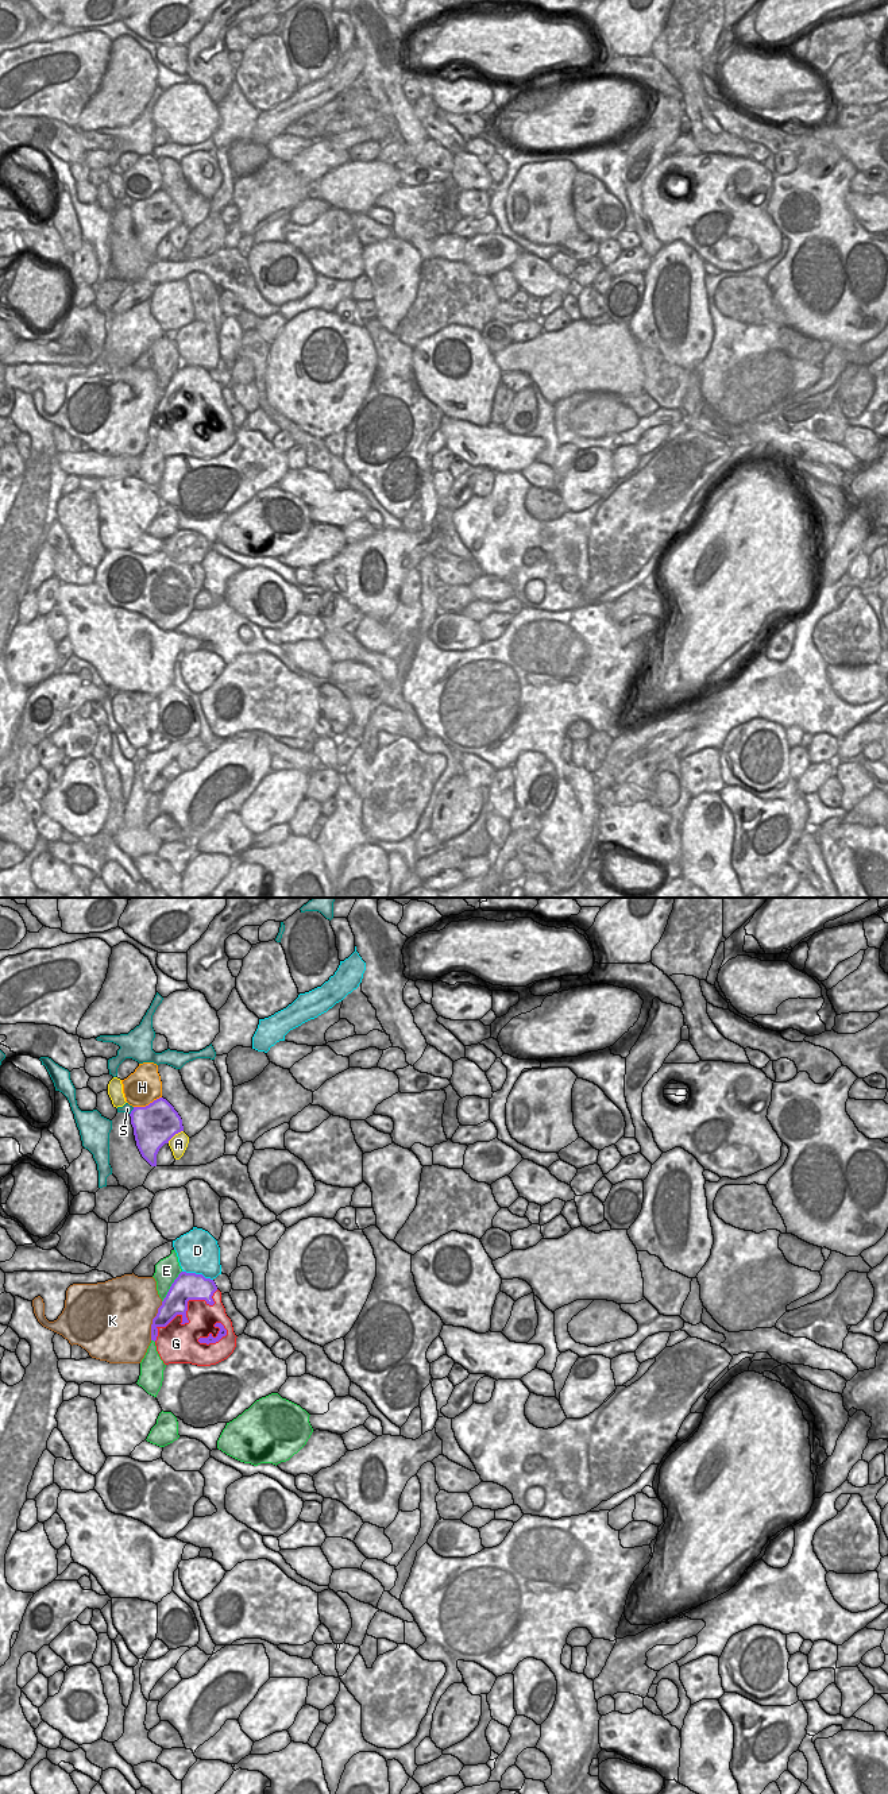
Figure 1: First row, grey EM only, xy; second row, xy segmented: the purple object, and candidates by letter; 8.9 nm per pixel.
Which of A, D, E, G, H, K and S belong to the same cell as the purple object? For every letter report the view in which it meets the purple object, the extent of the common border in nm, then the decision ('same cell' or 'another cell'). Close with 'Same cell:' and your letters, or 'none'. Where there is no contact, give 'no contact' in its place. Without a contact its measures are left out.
A: xy | 180 nm | another cell
D: xy | 280 nm | another cell
E: xy | 340 nm | another cell
G: xy | 750 nm | same cell
H: xy | 280 nm | another cell
K: xy | 360 nm | another cell
S: xy | 80 nm | another cell
Same cell: G

